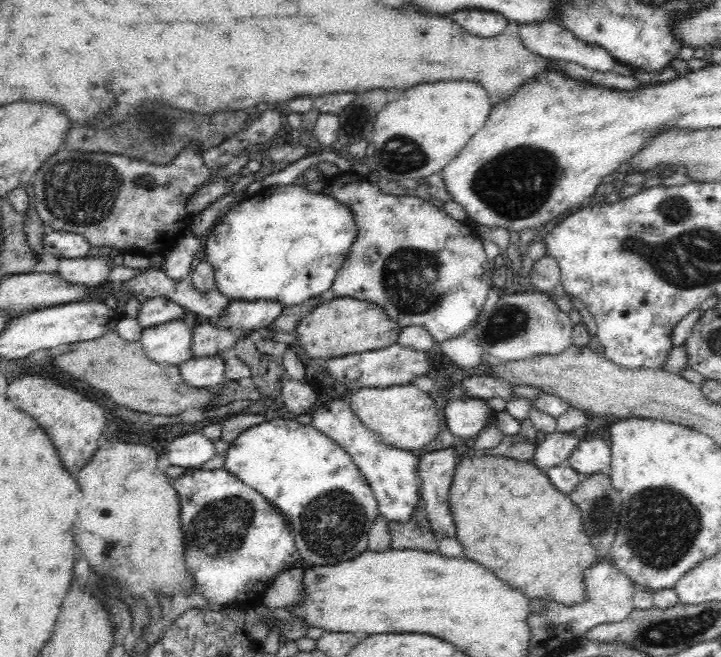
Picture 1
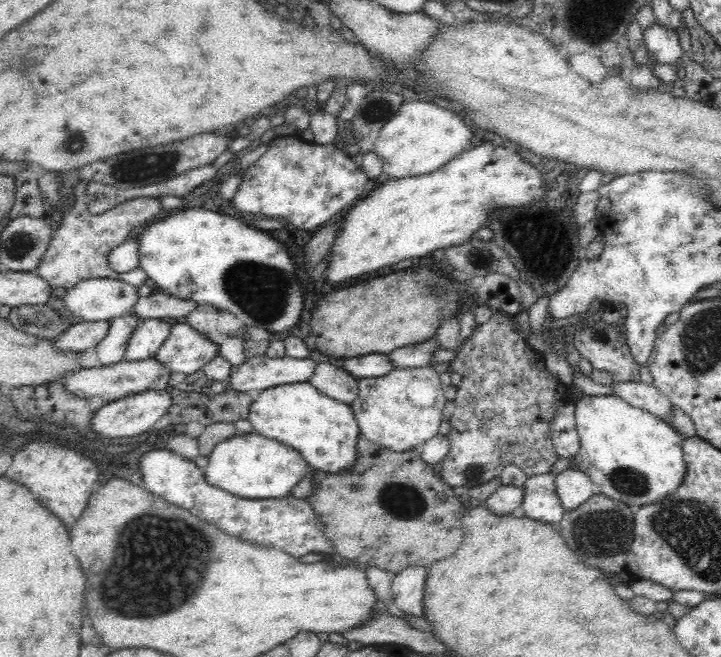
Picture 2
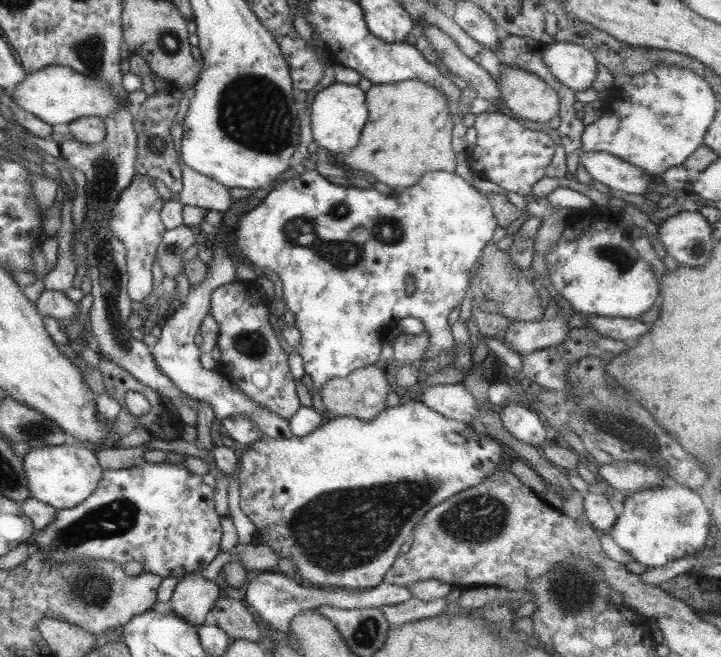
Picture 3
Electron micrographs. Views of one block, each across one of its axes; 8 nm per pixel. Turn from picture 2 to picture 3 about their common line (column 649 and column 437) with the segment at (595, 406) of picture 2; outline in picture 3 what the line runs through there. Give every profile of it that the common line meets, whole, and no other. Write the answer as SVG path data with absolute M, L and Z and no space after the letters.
M403 400L398 406L386 407L370 421L359 420L355 417L335 417L324 420L323 423L306 434L306 436L291 436L289 438L269 438L260 436L259 440L248 445L238 458L238 471L235 478L239 481L239 506L241 512L253 523L257 534L261 534L263 544L271 547L279 558L293 561L297 579L303 585L323 586L323 588L348 588L349 590L370 589L383 580L384 573L391 568L399 554L401 544L411 538L419 522L435 504L443 502L449 496L460 493L465 488L479 485L490 476L499 466L501 460L501 445L495 438L479 436L469 425L440 416L437 412L426 408L420 401Z

